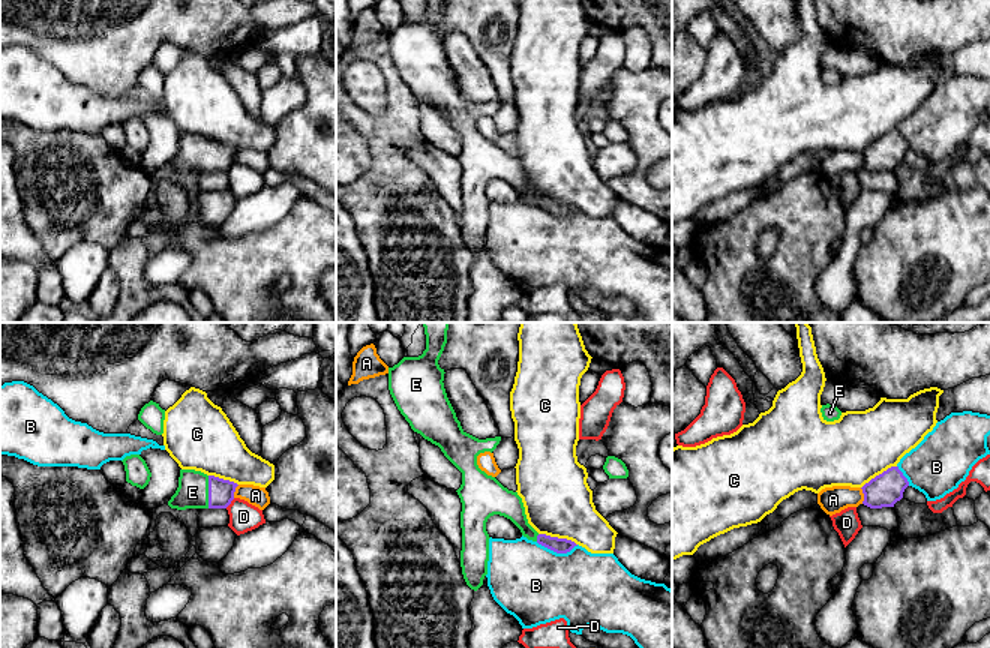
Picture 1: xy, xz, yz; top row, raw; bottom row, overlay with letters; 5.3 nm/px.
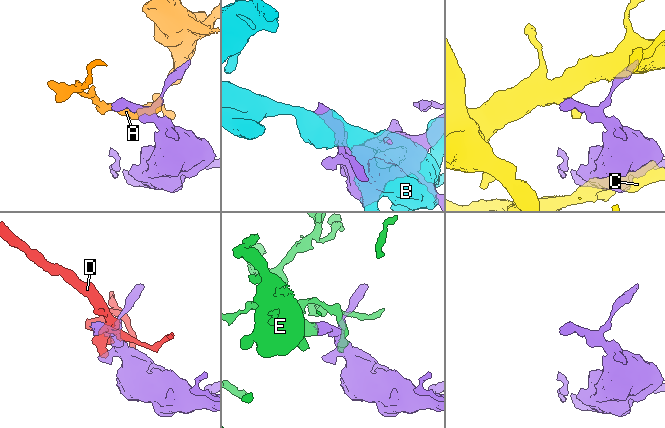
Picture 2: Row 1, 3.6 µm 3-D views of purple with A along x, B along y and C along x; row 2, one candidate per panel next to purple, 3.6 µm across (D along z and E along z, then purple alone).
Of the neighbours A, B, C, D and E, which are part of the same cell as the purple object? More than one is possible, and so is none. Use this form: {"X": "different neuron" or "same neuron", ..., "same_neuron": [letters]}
{"A": "different neuron", "B": "different neuron", "C": "different neuron", "D": "different neuron", "E": "same neuron", "same_neuron": ["E"]}

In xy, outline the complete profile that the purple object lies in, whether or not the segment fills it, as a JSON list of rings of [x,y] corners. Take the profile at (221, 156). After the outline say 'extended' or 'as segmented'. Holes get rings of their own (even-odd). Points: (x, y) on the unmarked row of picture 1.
[[[180,134],[178,152],[168,165],[171,172],[226,172],[238,148],[195,134]]]; extended

